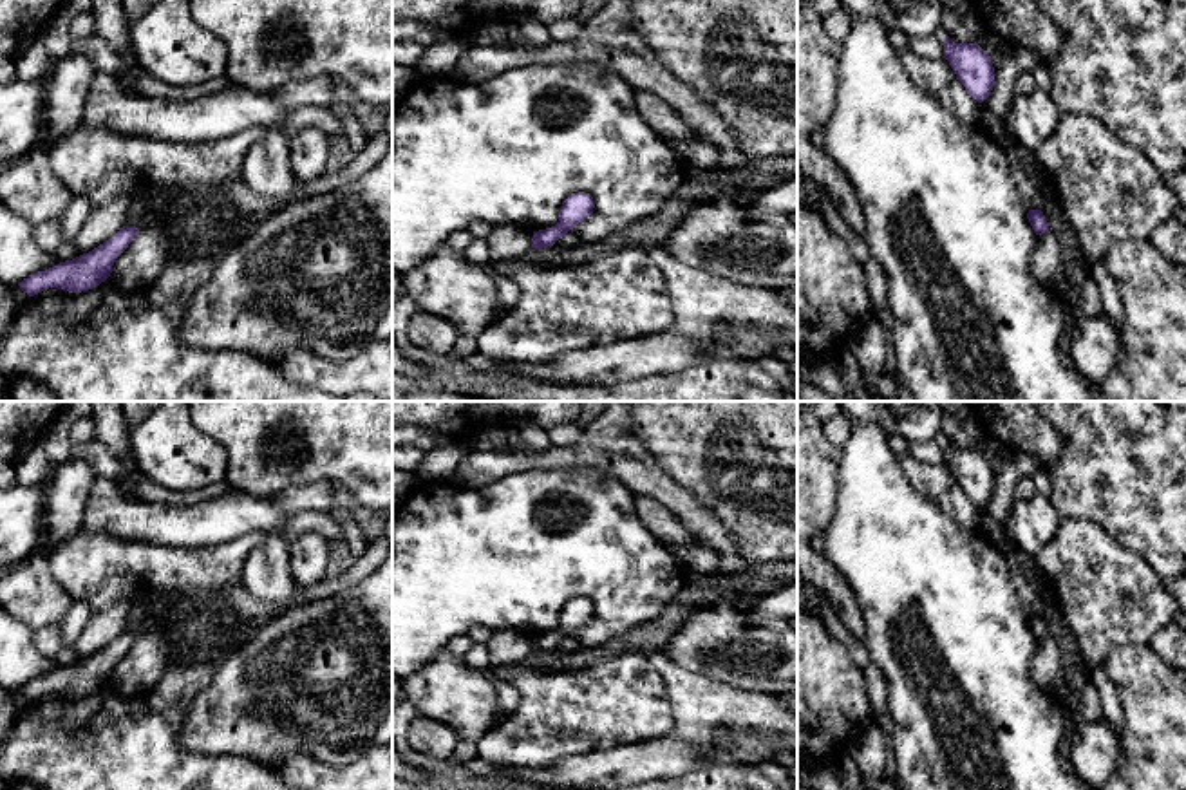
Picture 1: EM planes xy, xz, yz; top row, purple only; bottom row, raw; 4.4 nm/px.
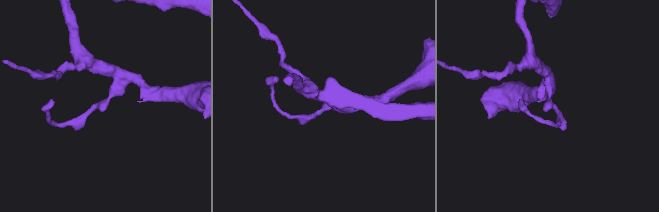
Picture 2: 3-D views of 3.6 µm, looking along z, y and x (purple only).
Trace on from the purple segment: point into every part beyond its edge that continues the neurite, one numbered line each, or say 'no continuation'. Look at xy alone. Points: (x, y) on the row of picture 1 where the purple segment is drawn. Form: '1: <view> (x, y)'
no continuation

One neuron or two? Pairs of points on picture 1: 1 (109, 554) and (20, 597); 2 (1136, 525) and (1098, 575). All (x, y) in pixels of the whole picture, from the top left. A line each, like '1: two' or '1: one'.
1: two
2: two

